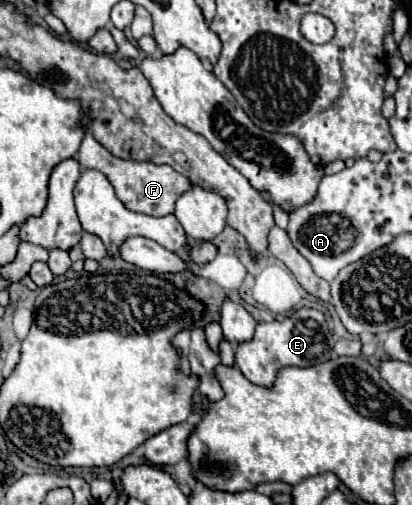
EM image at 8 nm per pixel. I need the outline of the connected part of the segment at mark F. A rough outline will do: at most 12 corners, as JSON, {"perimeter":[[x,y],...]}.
{"perimeter":[[85,133],[75,159],[99,169],[119,201],[151,217],[175,213],[191,187],[169,165],[125,161]]}

